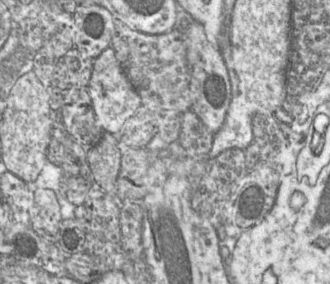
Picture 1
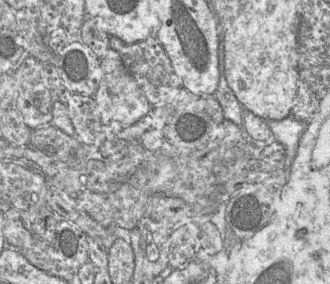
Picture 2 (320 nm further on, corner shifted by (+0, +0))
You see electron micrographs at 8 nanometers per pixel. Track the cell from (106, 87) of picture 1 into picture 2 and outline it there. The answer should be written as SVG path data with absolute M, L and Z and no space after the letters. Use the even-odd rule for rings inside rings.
M112 48L107 50L101 58L101 69L101 83L94 97L99 108L102 125L110 124L113 121L118 121L123 125L133 125L151 111L151 104L136 80L127 71L118 51Z

